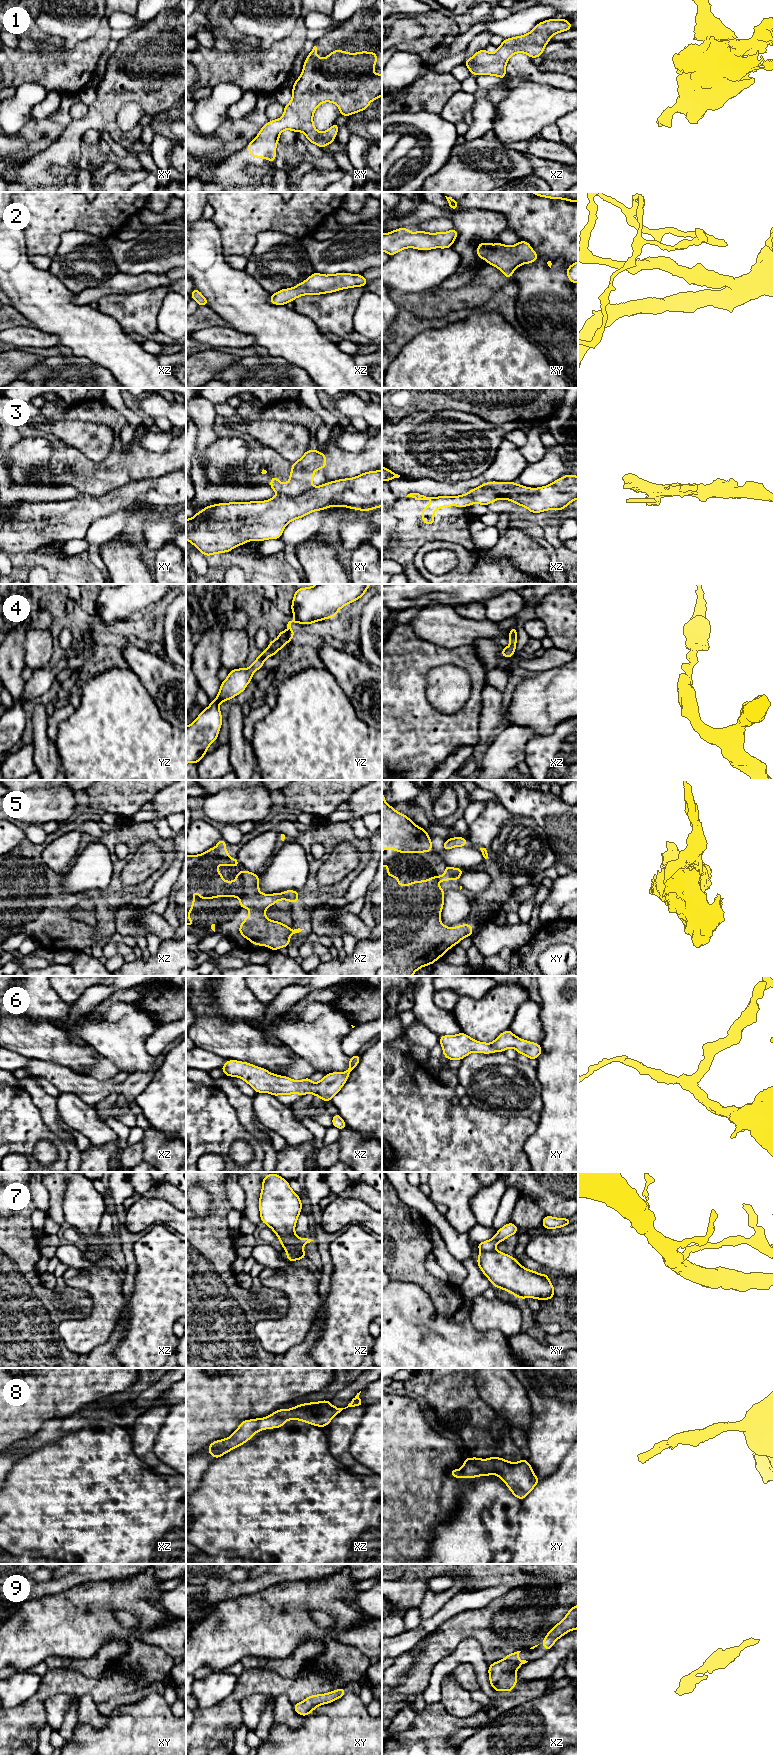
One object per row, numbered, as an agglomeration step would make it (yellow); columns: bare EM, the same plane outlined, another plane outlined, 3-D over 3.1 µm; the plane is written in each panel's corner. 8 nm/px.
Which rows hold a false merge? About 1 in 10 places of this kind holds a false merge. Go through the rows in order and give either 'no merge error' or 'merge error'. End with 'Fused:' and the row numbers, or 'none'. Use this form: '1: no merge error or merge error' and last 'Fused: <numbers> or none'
1: no merge error
2: no merge error
3: merge error
4: no merge error
5: no merge error
6: no merge error
7: merge error
8: no merge error
9: no merge error
Fused: 3, 7

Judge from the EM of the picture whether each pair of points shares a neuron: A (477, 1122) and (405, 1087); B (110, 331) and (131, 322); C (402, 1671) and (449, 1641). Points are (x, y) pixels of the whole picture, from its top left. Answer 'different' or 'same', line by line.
A: same
B: different
C: different

